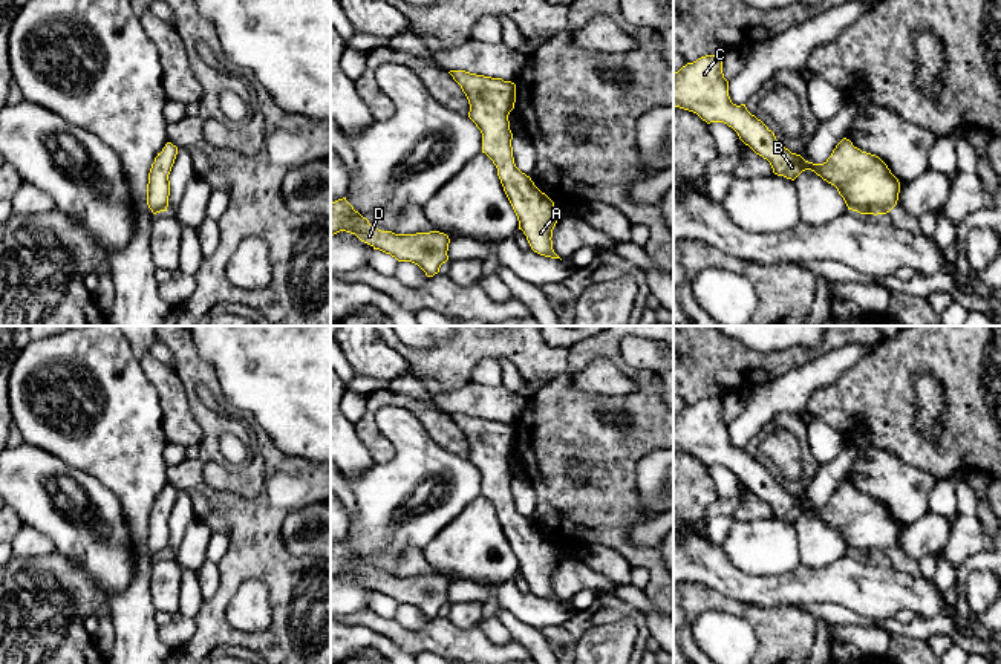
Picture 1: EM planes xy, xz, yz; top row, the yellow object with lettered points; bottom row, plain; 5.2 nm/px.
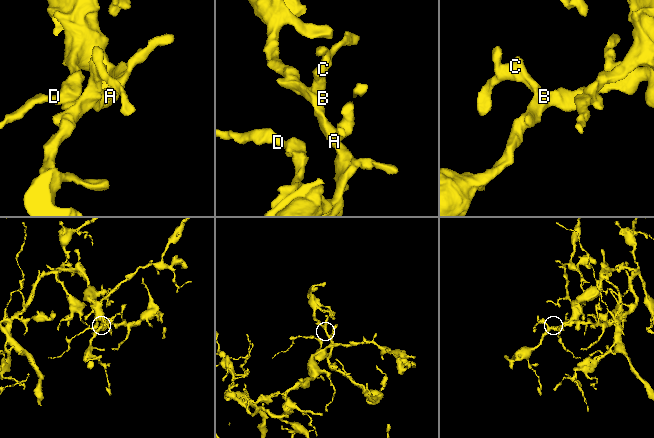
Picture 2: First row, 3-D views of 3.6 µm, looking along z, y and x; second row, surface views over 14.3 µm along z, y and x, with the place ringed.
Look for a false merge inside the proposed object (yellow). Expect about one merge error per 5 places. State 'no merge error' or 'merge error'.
no merge error

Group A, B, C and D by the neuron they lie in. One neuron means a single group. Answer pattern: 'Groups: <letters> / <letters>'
Groups: A B C D

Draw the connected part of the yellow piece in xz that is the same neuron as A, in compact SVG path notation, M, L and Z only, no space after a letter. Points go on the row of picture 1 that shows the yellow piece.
M465 70L448 73L468 99L468 118L482 133L482 153L497 168L504 191L517 216L519 229L523 231L534 252L560 259L551 240L557 223L554 202L514 164L508 115L514 109L516 84Z

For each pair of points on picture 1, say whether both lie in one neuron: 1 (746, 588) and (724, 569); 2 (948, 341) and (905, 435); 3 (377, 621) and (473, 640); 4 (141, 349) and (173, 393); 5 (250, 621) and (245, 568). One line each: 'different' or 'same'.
1: same
2: same
3: same
4: different
5: different

